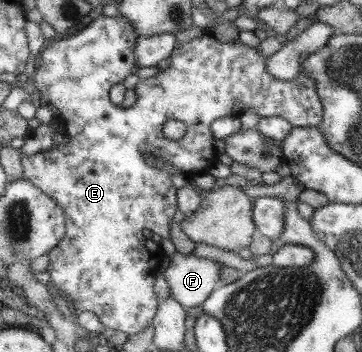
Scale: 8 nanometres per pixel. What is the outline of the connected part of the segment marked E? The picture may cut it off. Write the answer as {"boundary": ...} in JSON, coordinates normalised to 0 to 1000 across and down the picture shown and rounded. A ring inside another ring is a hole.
{"boundary":[[[273,45],[254,65],[238,74],[229,85],[188,108],[152,116],[149,125],[133,131],[105,162],[105,188],[91,216],[94,244],[108,253],[113,276],[124,276],[133,293],[149,298],[163,310],[163,341],[174,349],[177,375],[171,389],[163,389],[163,403],[146,409],[135,423],[69,443],[58,449],[61,503],[83,514],[97,531],[105,531],[119,548],[144,560],[166,594],[174,594],[182,619],[182,662],[174,679],[163,685],[163,696],[135,719],[135,753],[127,773],[141,784],[135,815],[185,847],[199,881],[213,892],[227,884],[251,884],[273,901],[279,918],[290,932],[323,935],[323,940],[343,940],[354,952],[384,946],[420,923],[420,906],[431,898],[436,866],[445,852],[428,835],[425,807],[428,787],[436,778],[439,756],[456,727],[442,696],[442,685],[472,682],[472,636],[481,625],[483,599],[494,594],[506,608],[522,611],[539,602],[555,585],[558,565],[544,543],[533,540],[533,523],[503,531],[492,540],[478,540],[470,497],[448,480],[428,480],[403,466],[401,438],[423,438],[436,455],[470,463],[478,474],[494,477],[500,486],[517,489],[525,497],[547,497],[566,486],[577,486],[597,457],[599,429],[591,426],[586,372],[580,364],[583,347],[610,332],[641,332],[669,324],[677,313],[699,313],[713,321],[718,332],[779,332],[804,349],[807,361],[845,364],[878,361],[890,347],[892,301],[887,298],[878,264],[870,253],[867,230],[834,207],[834,199],[818,196],[818,222],[798,230],[771,230],[746,216],[746,205],[735,190],[740,162],[729,165],[713,142],[713,134],[696,136],[669,125],[660,114],[655,119],[619,122],[608,119],[580,97],[561,97],[555,105],[541,105],[528,116],[489,116],[483,139],[475,145],[472,182],[431,213],[412,222],[390,222],[370,247],[378,270],[376,290],[354,304],[337,307],[331,298],[318,298],[304,287],[304,253],[320,236],[337,236],[354,213],[362,213],[373,199],[384,196],[376,185],[376,125],[381,122],[381,99],[373,94],[370,77],[362,74],[362,60],[323,48]],[[489,341],[503,344],[517,355],[517,378],[494,395],[494,401],[467,401],[450,384],[450,358],[459,344]],[[409,651],[423,656],[425,679],[406,679],[395,668],[395,653]]]}

